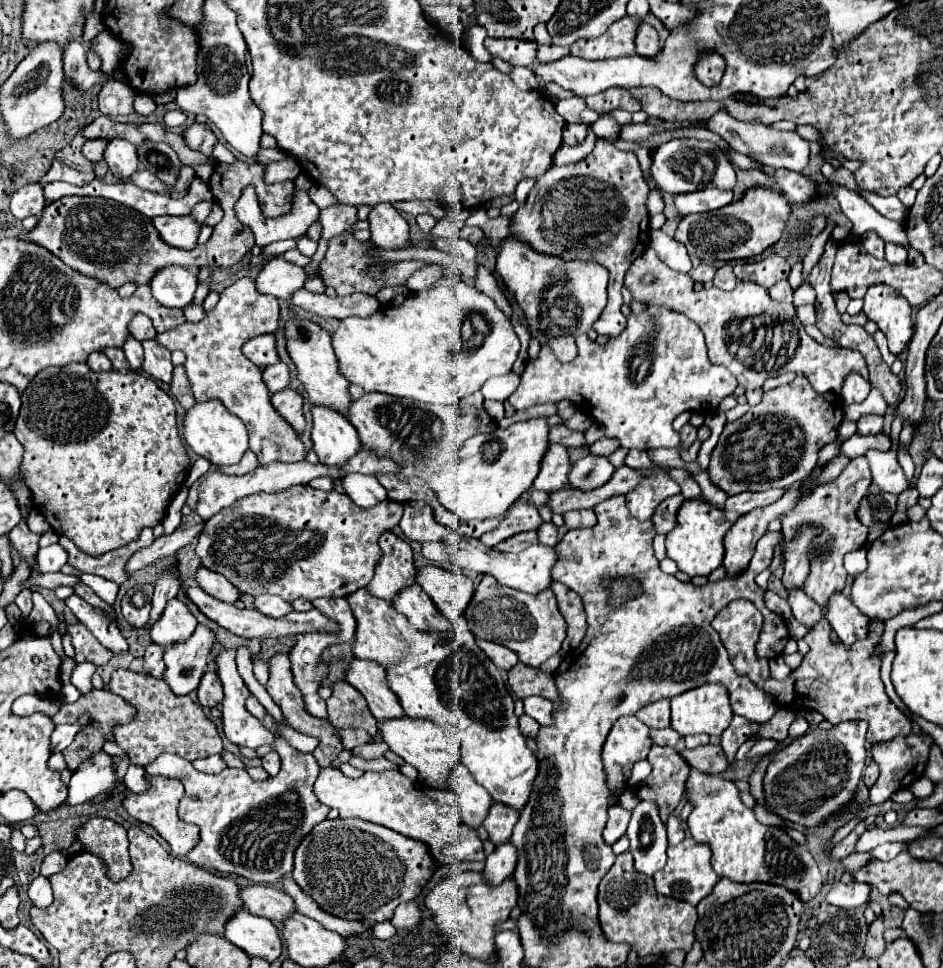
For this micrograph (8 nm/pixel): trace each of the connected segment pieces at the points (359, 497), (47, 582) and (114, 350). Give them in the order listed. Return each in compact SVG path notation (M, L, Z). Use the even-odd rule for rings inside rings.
M350 473L342 479L342 487L350 495L350 499L354 503L358 503L360 507L372 507L388 497L384 487L380 487L380 483L374 475Z
M36 571L24 581L24 587L30 587L30 585L40 585L40 587L46 587L46 589L56 589L60 585L70 585L74 587L76 583L80 583L78 577L74 575L64 575L64 573L46 573L46 575L38 575Z
M106 347L106 349L102 349L102 351L104 351L104 355L112 361L112 367L114 367L114 369L124 371L124 369L130 367L128 361L126 361L126 357L124 357L124 353L122 353L122 349L118 349L118 347Z

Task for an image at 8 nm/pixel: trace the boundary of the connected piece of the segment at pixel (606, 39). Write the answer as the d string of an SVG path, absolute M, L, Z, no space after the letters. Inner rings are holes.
M624 17L612 23L608 31L596 39L586 39L586 41L576 41L570 47L572 55L584 57L584 59L614 59L614 57L624 57L624 55L634 55L634 37L636 37L636 25L638 19Z

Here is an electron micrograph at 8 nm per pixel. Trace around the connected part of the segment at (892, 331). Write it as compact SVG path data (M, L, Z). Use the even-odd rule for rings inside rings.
M878 283L864 295L864 313L888 337L888 347L900 355L912 337L912 307L892 287Z

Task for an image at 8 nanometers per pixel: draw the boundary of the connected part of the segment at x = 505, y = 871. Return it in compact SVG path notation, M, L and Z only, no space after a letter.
M498 843L494 851L486 857L486 867L484 867L484 879L490 885L498 885L504 879L512 877L514 867L518 861L518 851L514 843Z

